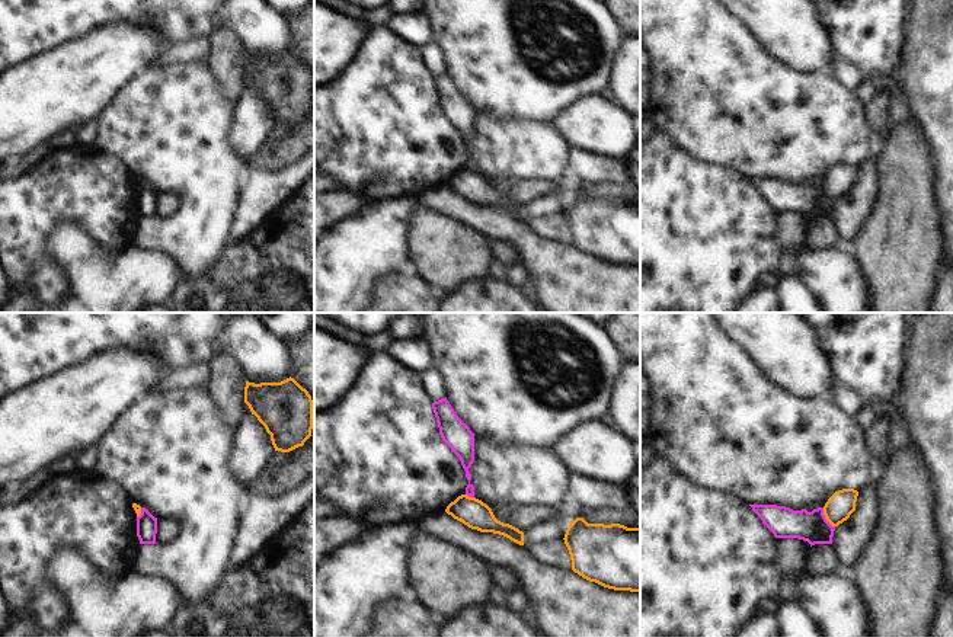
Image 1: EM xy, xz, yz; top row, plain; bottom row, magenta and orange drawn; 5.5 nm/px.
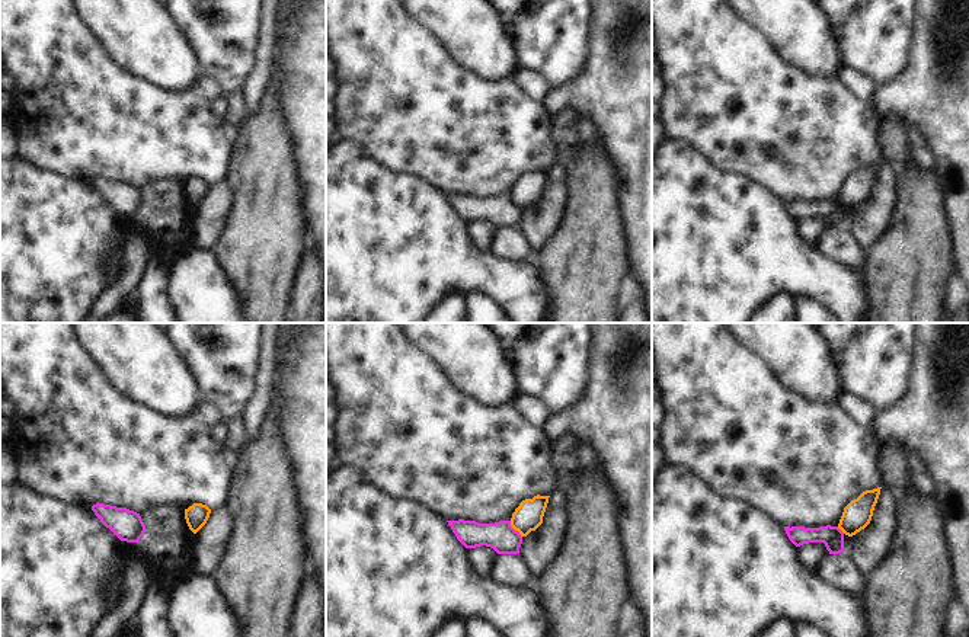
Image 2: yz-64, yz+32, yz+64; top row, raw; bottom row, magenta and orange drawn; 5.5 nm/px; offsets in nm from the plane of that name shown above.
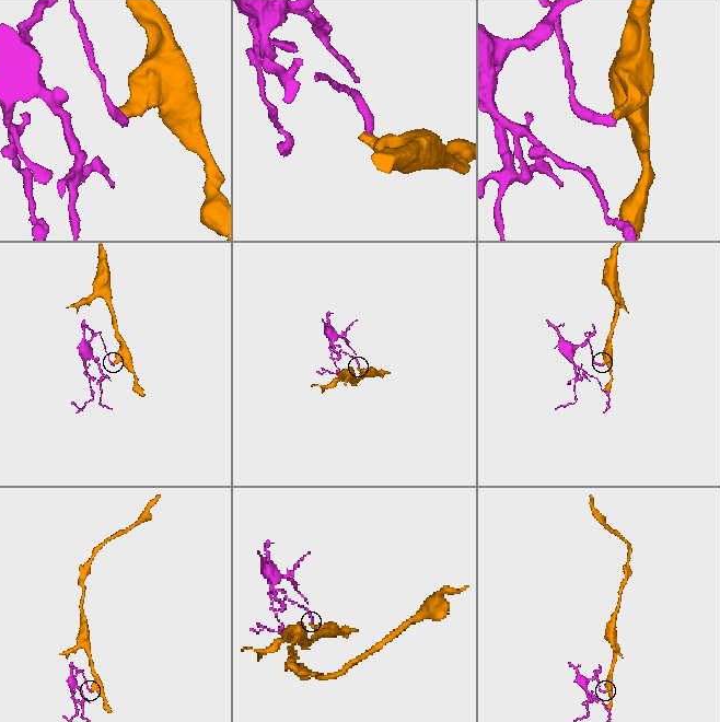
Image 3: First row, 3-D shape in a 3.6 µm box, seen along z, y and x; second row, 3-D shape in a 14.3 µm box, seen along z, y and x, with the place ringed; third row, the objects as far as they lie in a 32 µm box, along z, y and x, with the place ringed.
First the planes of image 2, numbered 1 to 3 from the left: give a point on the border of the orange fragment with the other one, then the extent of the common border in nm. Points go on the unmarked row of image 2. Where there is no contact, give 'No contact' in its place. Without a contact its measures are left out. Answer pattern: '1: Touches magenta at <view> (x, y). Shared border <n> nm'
1: No contact
2: Touches magenta at yz+32 (514, 204). Shared border 120 nm
3: Touches magenta at yz+64 (840, 204). Shared border 60 nm

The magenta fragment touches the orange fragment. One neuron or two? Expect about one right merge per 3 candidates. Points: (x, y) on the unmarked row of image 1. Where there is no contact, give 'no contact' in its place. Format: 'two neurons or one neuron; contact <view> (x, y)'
two neurons; contact yz (825, 192)

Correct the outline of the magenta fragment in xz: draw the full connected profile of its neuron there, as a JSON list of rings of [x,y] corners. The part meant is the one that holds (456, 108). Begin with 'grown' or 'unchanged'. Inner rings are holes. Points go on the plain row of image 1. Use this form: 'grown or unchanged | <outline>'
unchanged | [[[447,71],[434,76],[432,83],[442,115],[460,132],[461,140],[466,145],[466,151],[468,154],[466,169],[474,172],[474,160],[470,157],[471,148],[468,145],[468,143],[474,137],[474,108],[457,90]]]

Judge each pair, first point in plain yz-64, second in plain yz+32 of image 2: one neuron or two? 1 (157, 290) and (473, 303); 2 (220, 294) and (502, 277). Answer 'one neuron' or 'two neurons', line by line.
1: one neuron
2: one neuron

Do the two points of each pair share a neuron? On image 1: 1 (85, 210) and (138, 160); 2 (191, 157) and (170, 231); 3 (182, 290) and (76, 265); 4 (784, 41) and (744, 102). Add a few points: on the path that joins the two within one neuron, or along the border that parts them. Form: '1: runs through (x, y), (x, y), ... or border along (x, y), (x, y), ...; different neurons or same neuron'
1: border along (99, 150), (114, 154), (133, 176); different neurons
2: runs through (191, 176), (189, 213); same neuron
3: border along (181, 278), (168, 297); different neurons
4: border along (751, 32), (766, 51), (805, 73); different neurons

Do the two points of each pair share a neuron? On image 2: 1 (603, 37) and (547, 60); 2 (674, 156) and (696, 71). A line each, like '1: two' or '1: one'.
1: two
2: two

